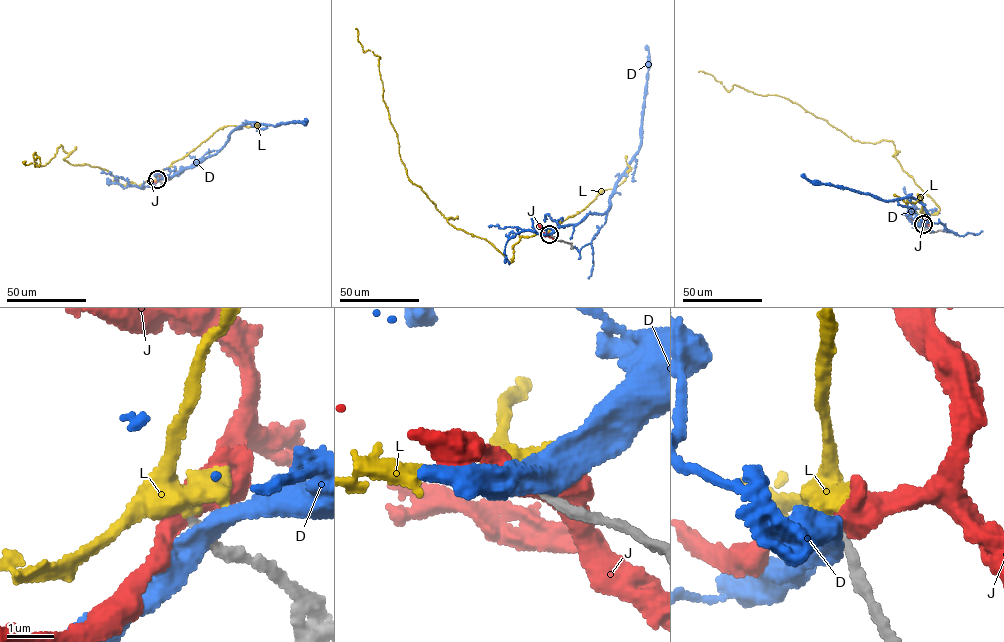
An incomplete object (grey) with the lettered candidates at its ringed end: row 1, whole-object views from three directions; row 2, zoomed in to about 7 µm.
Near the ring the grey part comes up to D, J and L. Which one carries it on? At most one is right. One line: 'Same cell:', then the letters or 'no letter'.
Same cell: L

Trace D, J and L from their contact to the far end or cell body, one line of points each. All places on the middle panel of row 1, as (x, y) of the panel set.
D: (550, 235), (560, 227), (578, 224), (588, 215), (607, 210), (611, 195), (638, 150), (648, 68), (646, 45)
J: (550, 235), (538, 224)
L: (549, 235), (521, 237), (510, 262), (448, 222), (408, 177), (381, 58), (363, 51), (355, 28)

